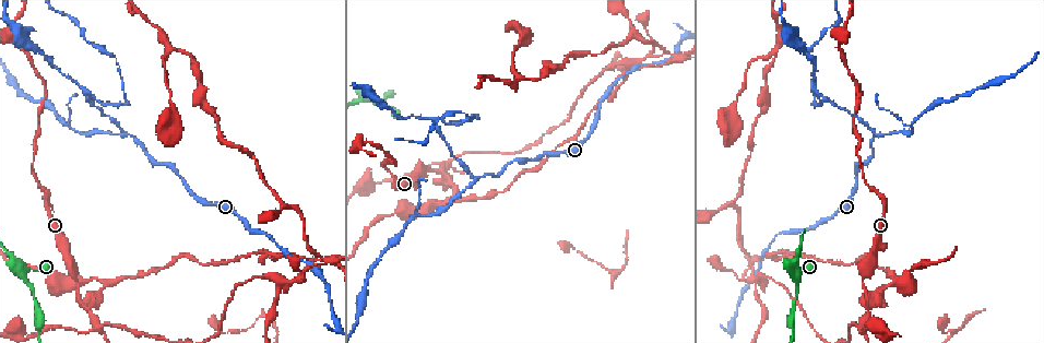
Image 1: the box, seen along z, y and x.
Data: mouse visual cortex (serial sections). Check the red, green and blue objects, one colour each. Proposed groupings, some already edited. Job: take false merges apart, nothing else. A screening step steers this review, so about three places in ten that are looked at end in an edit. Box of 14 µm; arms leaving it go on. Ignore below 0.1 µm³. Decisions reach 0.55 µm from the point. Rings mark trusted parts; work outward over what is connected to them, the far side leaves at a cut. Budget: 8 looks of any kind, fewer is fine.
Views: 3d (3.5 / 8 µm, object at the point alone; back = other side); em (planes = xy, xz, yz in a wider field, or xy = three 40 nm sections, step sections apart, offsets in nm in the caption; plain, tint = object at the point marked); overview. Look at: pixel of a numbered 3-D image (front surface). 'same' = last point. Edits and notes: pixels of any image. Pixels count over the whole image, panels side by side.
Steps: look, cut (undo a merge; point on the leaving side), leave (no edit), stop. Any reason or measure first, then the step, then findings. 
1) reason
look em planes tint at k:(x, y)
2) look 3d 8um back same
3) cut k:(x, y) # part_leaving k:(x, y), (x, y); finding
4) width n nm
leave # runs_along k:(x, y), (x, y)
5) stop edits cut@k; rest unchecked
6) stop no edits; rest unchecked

abrupt turn
look 3d 8um at 1:(867, 309)

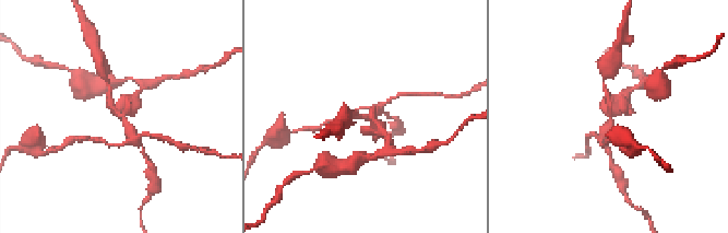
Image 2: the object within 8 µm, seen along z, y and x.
zoom in
look 3d 3.5um at 2:(364, 114)

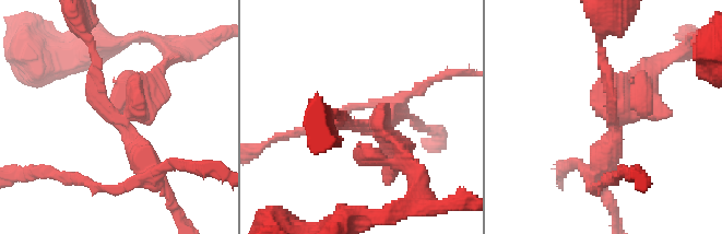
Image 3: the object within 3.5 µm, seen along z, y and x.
cut 3:(628, 82) # part_leaving 3:(126, 117), (173, 57); a second cell is stuck on

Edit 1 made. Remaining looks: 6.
look overview

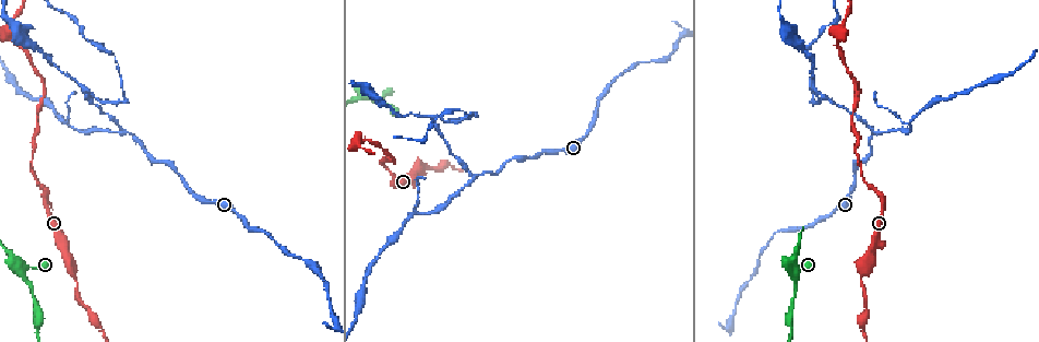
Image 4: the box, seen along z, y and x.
branch point
look 3d 3.5um back at 4:(128, 132)

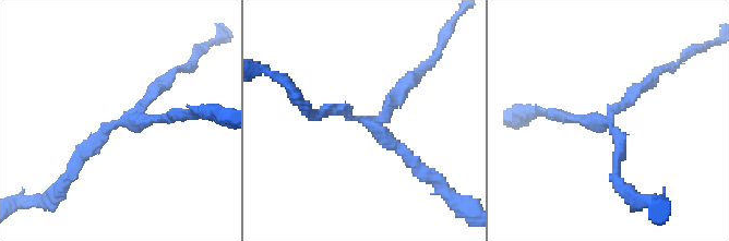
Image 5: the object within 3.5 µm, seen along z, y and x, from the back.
arms 3; arm_widths 150, 150, 150 nm
look em planes plain at 5:(116, 125)

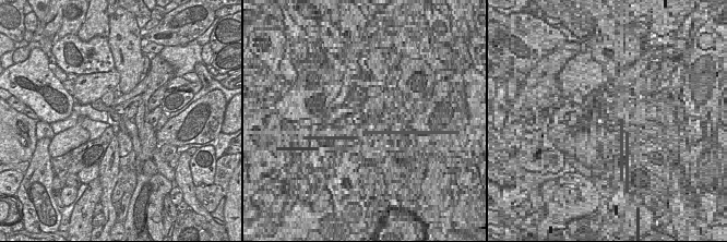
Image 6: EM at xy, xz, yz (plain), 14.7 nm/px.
where the object lies
look em planes tint same

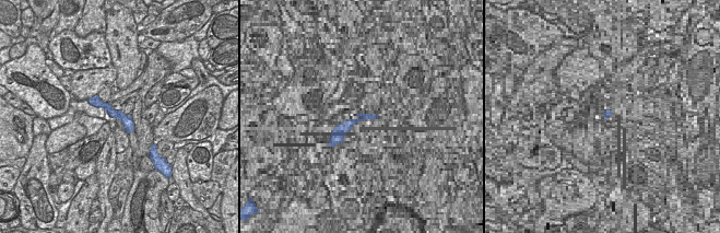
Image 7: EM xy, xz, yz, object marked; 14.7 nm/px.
leave # runs_along 5:(67, 178), (83, 154), (160, 84); continuous, no second cell

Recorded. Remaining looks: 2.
stop edits cut@3; rest unchecked

